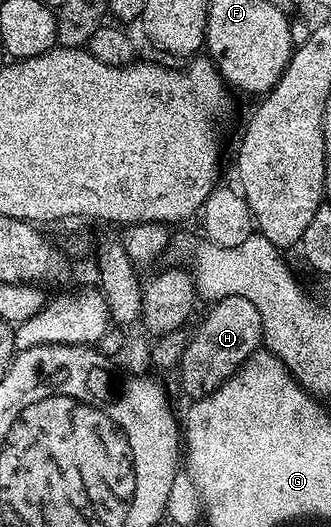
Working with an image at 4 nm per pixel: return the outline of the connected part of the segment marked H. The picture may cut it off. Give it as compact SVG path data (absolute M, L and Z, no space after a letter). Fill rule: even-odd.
M224 296L221 300L212 301L210 308L213 309L206 314L205 321L197 328L197 333L192 333L179 363L181 388L189 395L189 398L211 395L219 386L223 386L223 382L227 382L227 378L235 375L258 352L263 344L259 310L255 310L254 304L247 302L247 298L242 296Z

